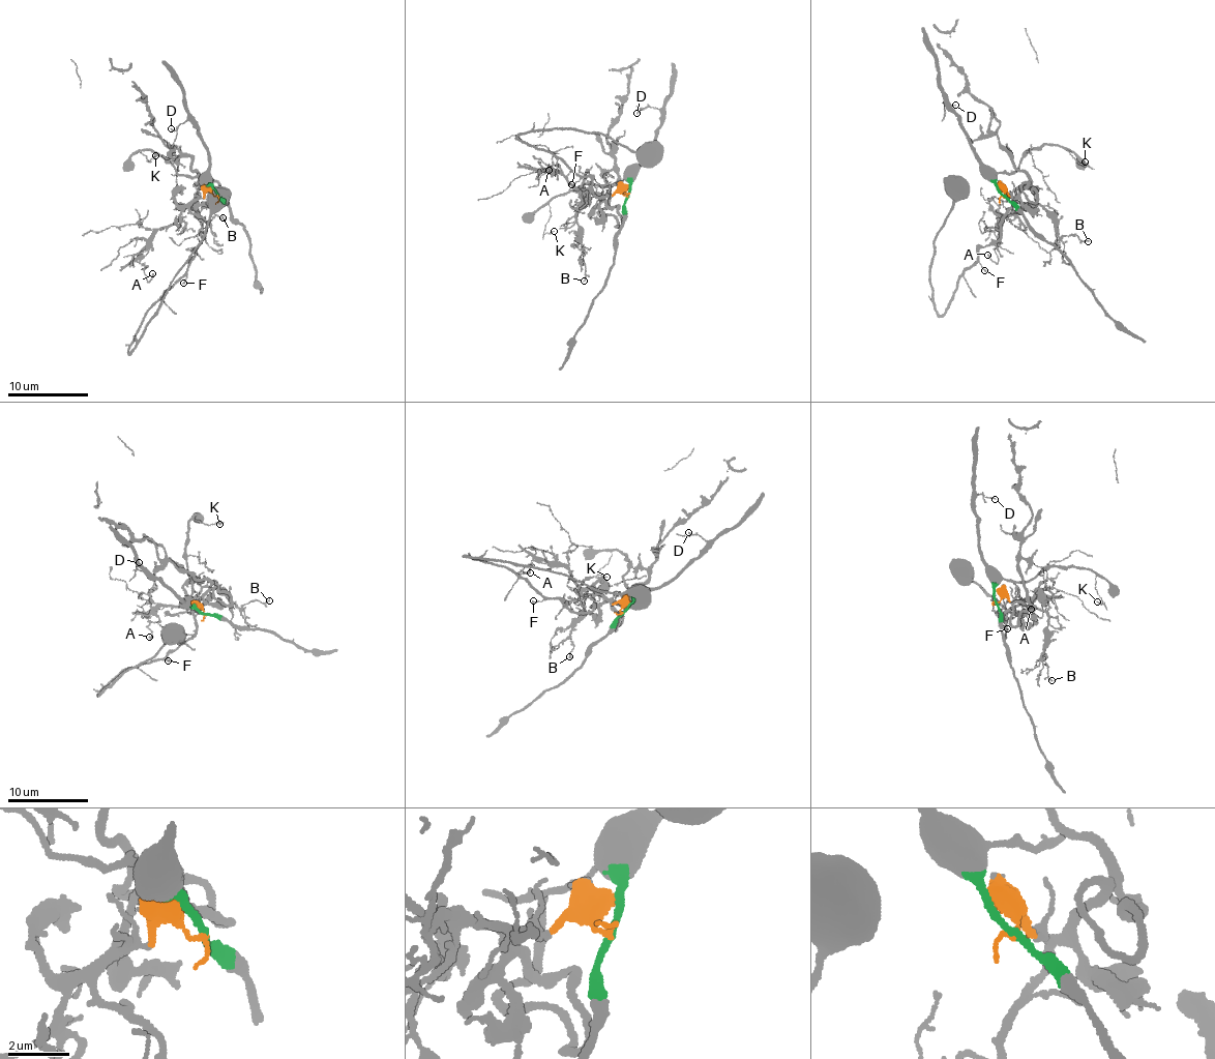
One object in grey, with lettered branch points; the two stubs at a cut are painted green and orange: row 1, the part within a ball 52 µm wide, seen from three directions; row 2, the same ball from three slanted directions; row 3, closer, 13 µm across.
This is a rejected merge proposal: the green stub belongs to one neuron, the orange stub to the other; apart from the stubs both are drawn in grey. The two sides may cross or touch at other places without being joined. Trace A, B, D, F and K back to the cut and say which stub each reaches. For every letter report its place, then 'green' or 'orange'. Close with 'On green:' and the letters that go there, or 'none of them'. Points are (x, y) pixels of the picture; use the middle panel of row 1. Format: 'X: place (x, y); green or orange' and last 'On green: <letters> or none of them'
A: place (549, 170); orange
B: place (584, 281); orange
D: place (636, 113); green
F: place (571, 184); orange
K: place (554, 231); green
On green: D, K

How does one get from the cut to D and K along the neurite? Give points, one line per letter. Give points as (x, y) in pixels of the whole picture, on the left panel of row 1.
D: (216, 195), (208, 171), (206, 146), (195, 124), (185, 120), (178, 126), (170, 127)
K: (216, 195), (203, 179), (179, 174), (149, 149), (138, 152), (145, 154), (147, 162), (155, 154)

